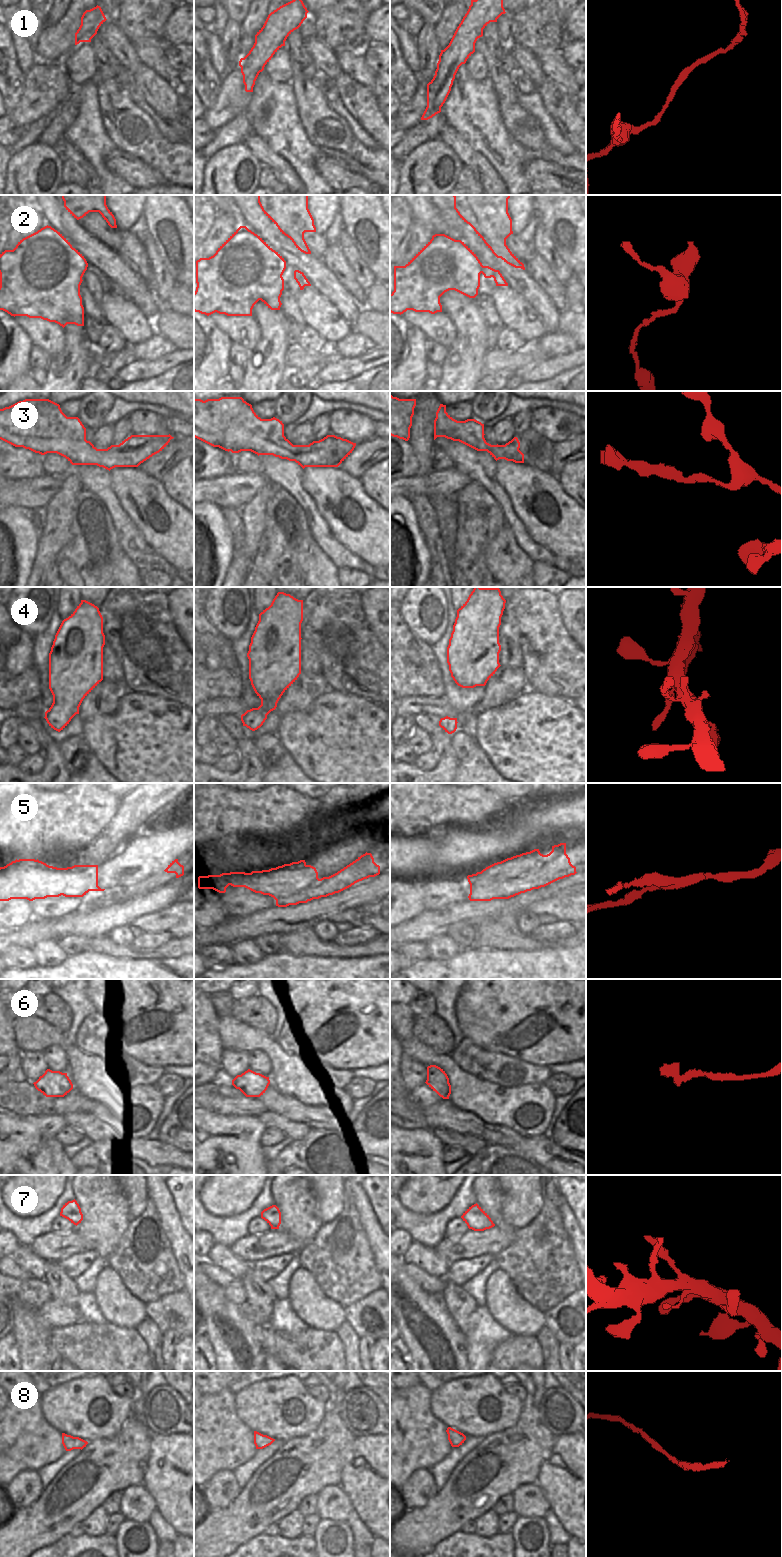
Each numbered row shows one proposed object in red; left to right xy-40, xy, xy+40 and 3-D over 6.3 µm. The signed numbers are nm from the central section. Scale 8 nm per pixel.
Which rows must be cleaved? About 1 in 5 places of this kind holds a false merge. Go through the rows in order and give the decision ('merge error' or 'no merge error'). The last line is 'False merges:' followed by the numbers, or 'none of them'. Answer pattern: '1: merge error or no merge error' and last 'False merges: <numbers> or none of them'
1: no merge error
2: no merge error
3: no merge error
4: no merge error
5: merge error
6: merge error
7: no merge error
8: no merge error
False merges: 5, 6

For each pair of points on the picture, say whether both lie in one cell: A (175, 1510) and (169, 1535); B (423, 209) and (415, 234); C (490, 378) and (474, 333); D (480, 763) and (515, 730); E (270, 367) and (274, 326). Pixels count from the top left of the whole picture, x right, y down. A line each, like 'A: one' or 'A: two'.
A: two
B: two
C: two
D: two
E: one

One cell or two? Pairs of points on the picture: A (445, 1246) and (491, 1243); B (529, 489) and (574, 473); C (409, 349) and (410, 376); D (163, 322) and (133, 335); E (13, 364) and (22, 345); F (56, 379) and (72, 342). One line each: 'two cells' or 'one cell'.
A: one cell
B: two cells
C: one cell
D: two cells
E: one cell
F: one cell

